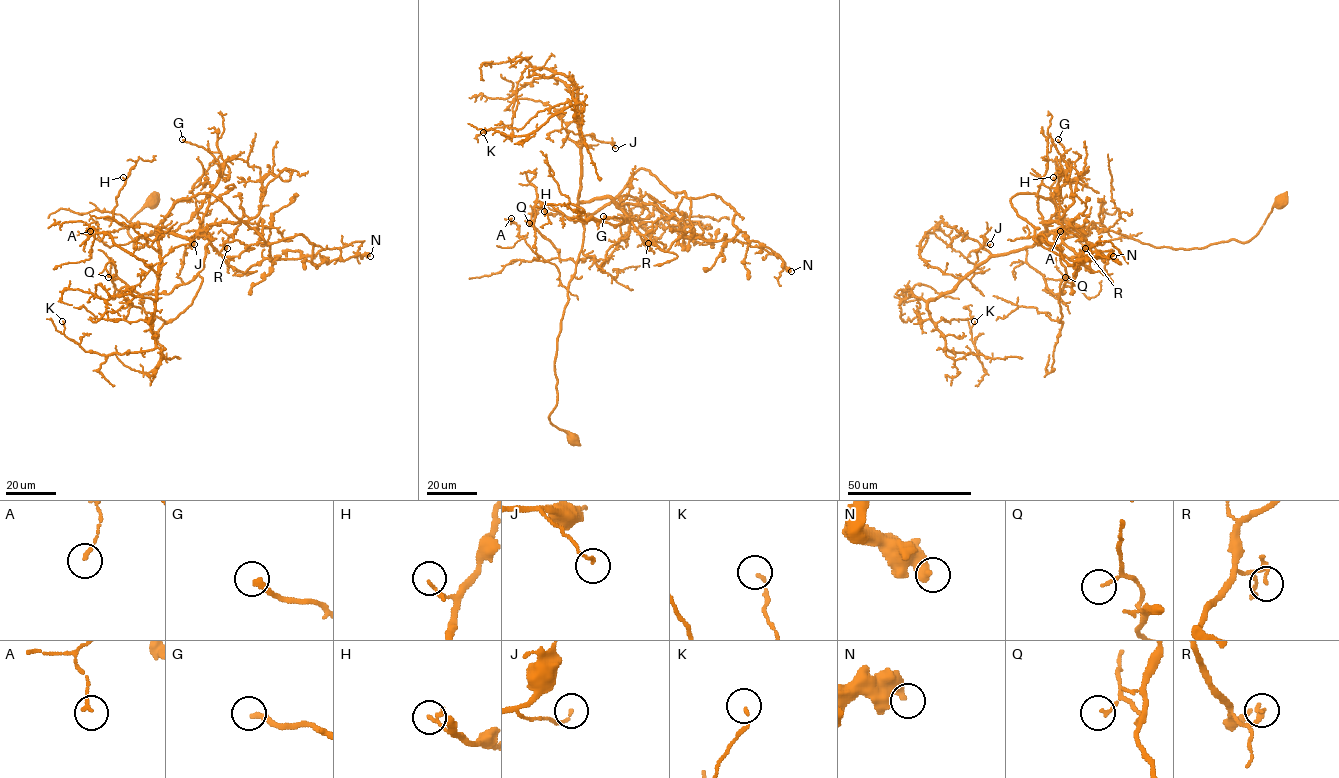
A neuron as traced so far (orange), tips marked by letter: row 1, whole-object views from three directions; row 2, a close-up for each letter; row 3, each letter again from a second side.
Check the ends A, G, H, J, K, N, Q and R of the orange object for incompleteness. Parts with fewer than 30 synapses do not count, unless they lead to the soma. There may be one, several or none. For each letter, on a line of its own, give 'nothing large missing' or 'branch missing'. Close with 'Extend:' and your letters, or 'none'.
A: nothing large missing
G: branch missing
H: nothing large missing
J: nothing large missing
K: nothing large missing
N: nothing large missing
Q: nothing large missing
R: nothing large missing
Extend: G

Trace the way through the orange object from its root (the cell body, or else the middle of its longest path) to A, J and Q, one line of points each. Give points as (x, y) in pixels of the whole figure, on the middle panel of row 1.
A: (573, 438), (549, 420), (557, 403), (554, 362), (567, 289), (561, 285), (558, 268), (532, 250), (511, 218)
J: (573, 438), (552, 424), (549, 414), (557, 403), (557, 336), (584, 230), (578, 206), (580, 133), (615, 148)
Q: (573, 438), (549, 414), (582, 244), (578, 204), (610, 197), (629, 219), (569, 220), (538, 202), (529, 223)

